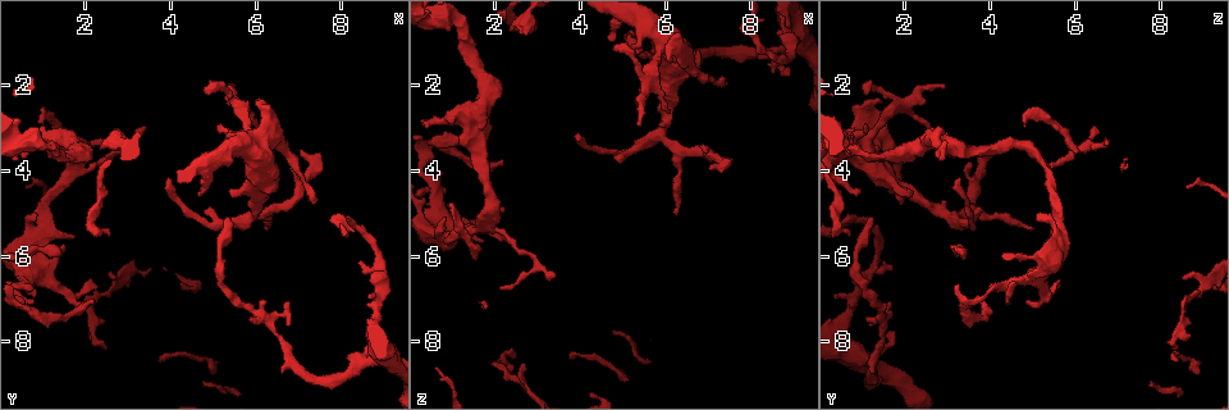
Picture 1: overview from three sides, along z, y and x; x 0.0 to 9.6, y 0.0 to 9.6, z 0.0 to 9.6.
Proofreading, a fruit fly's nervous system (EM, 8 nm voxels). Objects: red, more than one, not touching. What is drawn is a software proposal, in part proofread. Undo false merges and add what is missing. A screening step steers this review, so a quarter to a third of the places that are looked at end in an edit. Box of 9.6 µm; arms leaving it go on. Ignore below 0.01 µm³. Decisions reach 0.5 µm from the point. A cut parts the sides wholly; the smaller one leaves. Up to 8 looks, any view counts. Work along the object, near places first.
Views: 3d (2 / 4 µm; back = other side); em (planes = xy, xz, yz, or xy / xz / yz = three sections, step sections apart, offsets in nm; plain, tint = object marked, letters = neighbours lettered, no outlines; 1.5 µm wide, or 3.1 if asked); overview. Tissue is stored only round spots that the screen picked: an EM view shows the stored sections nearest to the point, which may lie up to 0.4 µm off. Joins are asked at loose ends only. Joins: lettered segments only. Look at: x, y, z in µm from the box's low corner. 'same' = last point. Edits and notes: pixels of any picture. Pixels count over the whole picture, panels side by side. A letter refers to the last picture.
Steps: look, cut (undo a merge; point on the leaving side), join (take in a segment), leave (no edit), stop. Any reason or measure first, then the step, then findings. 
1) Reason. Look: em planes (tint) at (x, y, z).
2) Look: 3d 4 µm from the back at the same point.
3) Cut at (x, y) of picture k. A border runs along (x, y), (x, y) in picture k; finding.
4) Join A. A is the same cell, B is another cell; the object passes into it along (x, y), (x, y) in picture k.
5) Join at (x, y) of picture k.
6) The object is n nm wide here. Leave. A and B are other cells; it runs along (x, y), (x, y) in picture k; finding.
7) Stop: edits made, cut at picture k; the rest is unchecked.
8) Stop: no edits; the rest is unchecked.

Free end. Look: 3d 2 µm at (4.85, 4.85, 3.80).

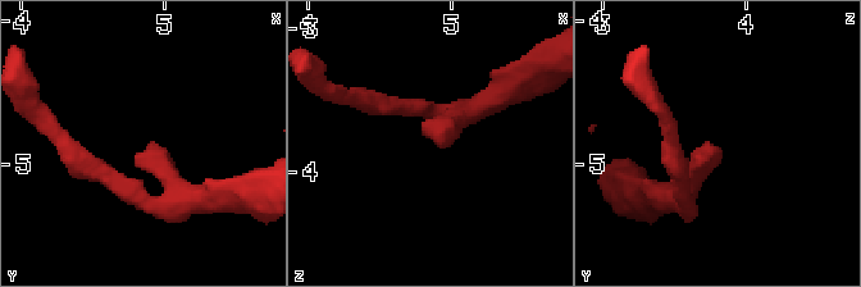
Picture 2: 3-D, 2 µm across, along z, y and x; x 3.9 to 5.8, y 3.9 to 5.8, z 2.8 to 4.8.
Need the tissue. Look: em planes (letters) at (4.86, 4.88, 3.78).

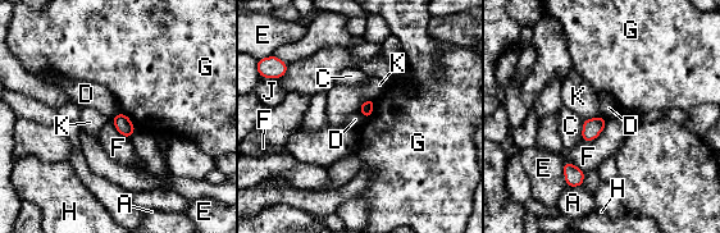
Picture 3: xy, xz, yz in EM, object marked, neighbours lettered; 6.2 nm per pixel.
The longest contact is with F, 220 nm. Leave. A, C, D, E, F, G, H, J and K are other cells; a border runs along (119, 112), (112, 119) in picture 3; none of them fits.

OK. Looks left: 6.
Look: em yz step 4 (letters) at (5.40, 4.40, 2.15).

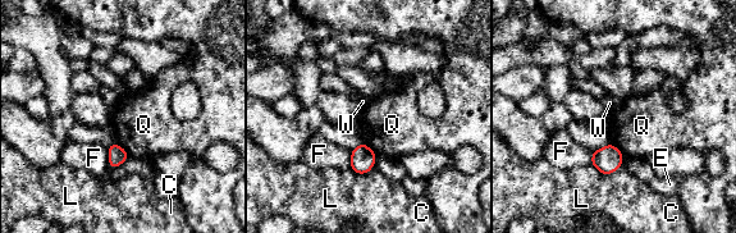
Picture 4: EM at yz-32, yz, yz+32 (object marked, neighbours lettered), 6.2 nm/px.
Leave. C, E, F, L, Q and W are other cells; a border runs along (115, 141), (129, 155) in picture 4; no lettered segment goes on from it.

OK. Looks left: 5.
An open end. Look: 3d 2 µm at (1.00, 3.00, 4.80).

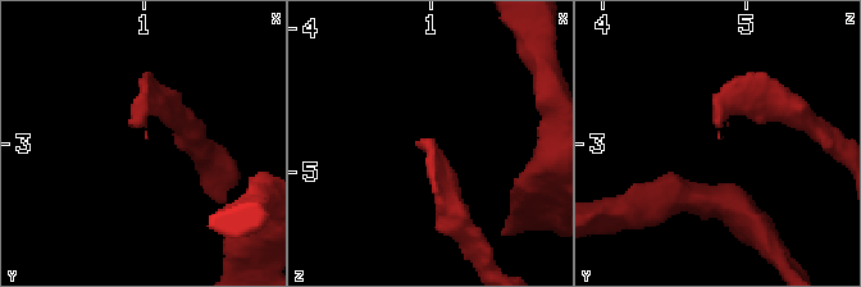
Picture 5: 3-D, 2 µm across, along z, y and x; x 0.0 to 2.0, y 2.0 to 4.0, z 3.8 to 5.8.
Now the EM. Look: em yz step 8 (letters) at (1.02, 2.94, 4.84).

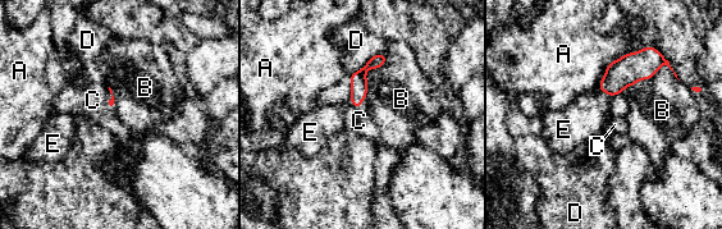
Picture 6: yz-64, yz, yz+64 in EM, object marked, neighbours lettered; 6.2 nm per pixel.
Cut it another way. Look: em xz step 8 (letters) at the same point.

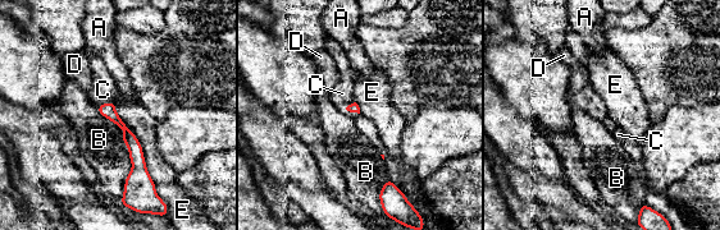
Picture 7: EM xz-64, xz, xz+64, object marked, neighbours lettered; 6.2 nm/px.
Join C. C is the same cell, A, B, D and E are other cells; the object passes into it along (354, 107), (349, 111), (342, 93) in picture 7; the neuron continues.

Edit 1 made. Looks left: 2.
Stop: edits made, join at picture 7; the rest is unchecked.

